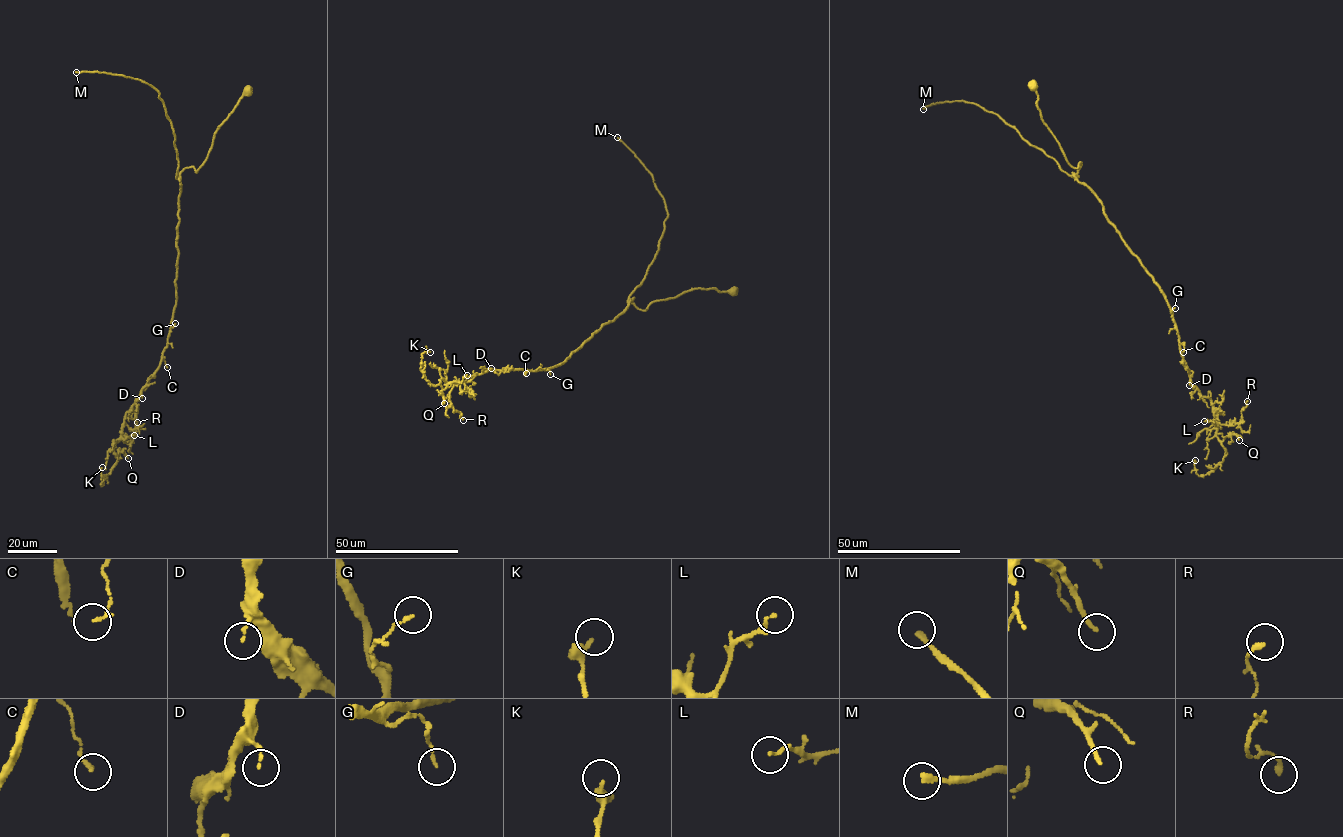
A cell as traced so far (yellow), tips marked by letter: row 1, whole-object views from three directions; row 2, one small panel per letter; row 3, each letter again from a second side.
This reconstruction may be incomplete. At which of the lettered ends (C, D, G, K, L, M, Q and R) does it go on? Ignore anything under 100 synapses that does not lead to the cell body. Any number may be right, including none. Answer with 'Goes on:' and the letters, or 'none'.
Goes on: M

